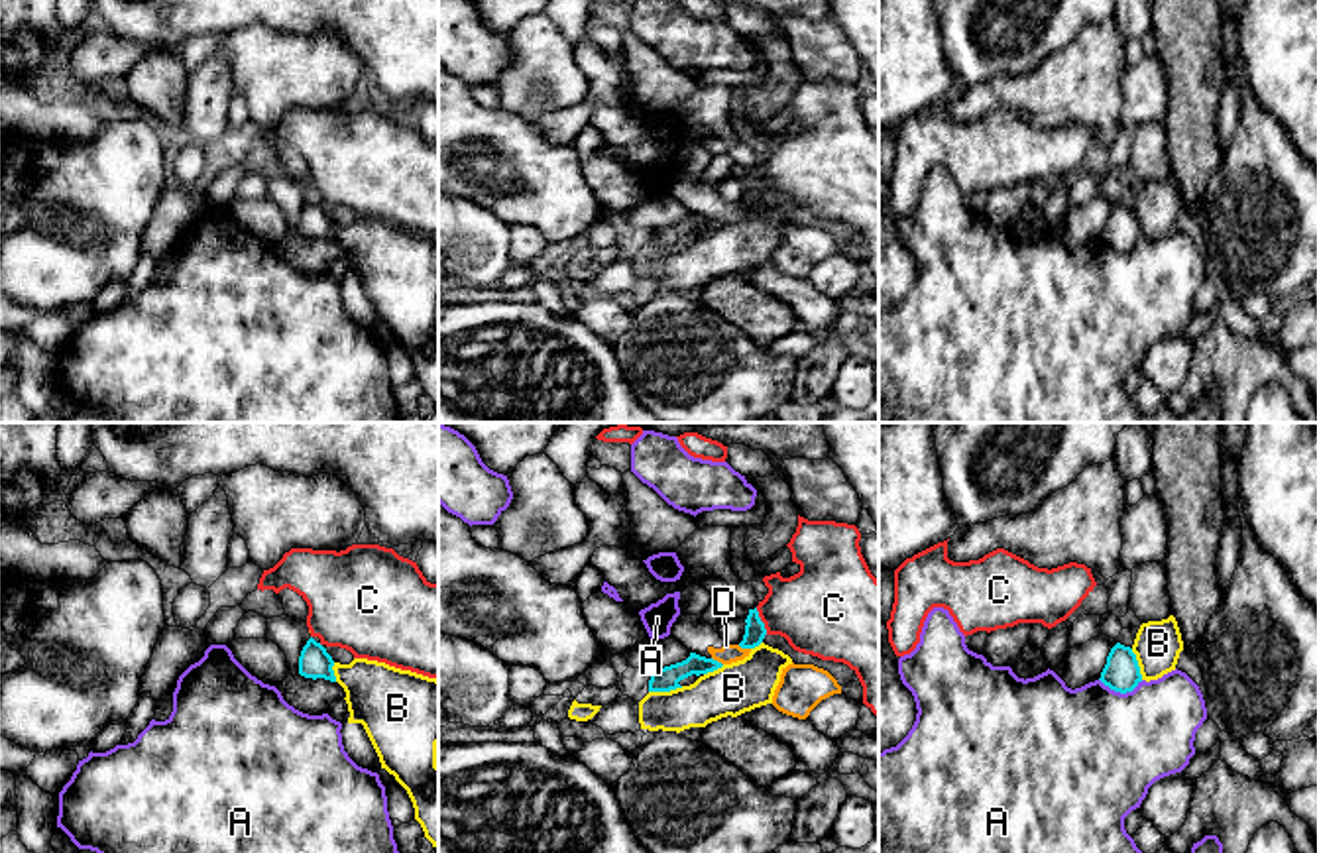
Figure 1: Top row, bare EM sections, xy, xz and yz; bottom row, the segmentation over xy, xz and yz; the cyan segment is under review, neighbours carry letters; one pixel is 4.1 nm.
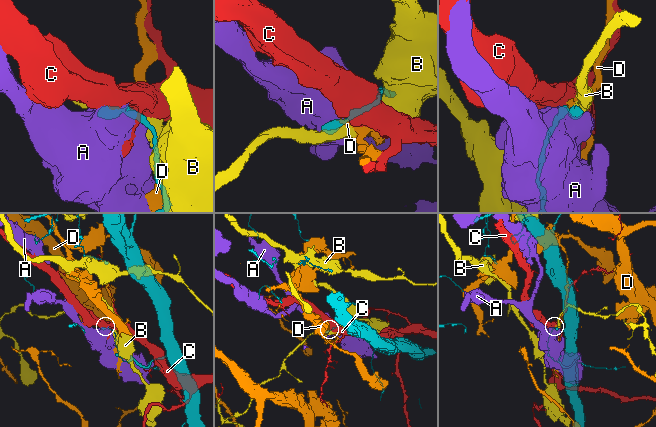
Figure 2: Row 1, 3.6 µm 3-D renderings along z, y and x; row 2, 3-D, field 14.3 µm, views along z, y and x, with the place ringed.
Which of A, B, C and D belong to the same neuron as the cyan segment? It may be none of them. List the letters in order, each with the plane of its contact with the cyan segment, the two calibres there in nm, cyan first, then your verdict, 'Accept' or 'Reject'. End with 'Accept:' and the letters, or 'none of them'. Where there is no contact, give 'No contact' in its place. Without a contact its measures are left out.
A: Touches cyan in yz. Thickness 150 nm (cyan) against 500 nm. Reject
B: Touches cyan in xz. Thickness 100 nm (cyan) against 190 nm. Reject
C: Touches cyan in xz. Thickness 90 nm (cyan) against 360 nm. Reject
D: Touches cyan in xz. Thickness 90 nm (cyan) against 80 nm. Reject
Accept: none of them

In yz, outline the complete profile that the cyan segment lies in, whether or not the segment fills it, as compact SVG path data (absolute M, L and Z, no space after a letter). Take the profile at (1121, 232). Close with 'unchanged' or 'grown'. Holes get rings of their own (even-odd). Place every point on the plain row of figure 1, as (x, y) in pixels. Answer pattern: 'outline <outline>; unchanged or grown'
outline M1117 202L1107 216L1099 240L1115 252L1132 252L1142 242L1140 226L1132 208Z; unchanged

